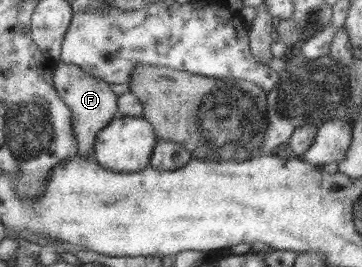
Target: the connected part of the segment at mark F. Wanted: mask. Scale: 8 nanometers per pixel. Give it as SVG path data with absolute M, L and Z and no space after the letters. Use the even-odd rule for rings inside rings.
M55 62L52 72L53 88L65 102L71 112L72 130L77 141L78 154L81 157L93 157L96 133L102 130L109 121L118 116L116 95L109 89L109 85L101 79L83 73L79 67Z

